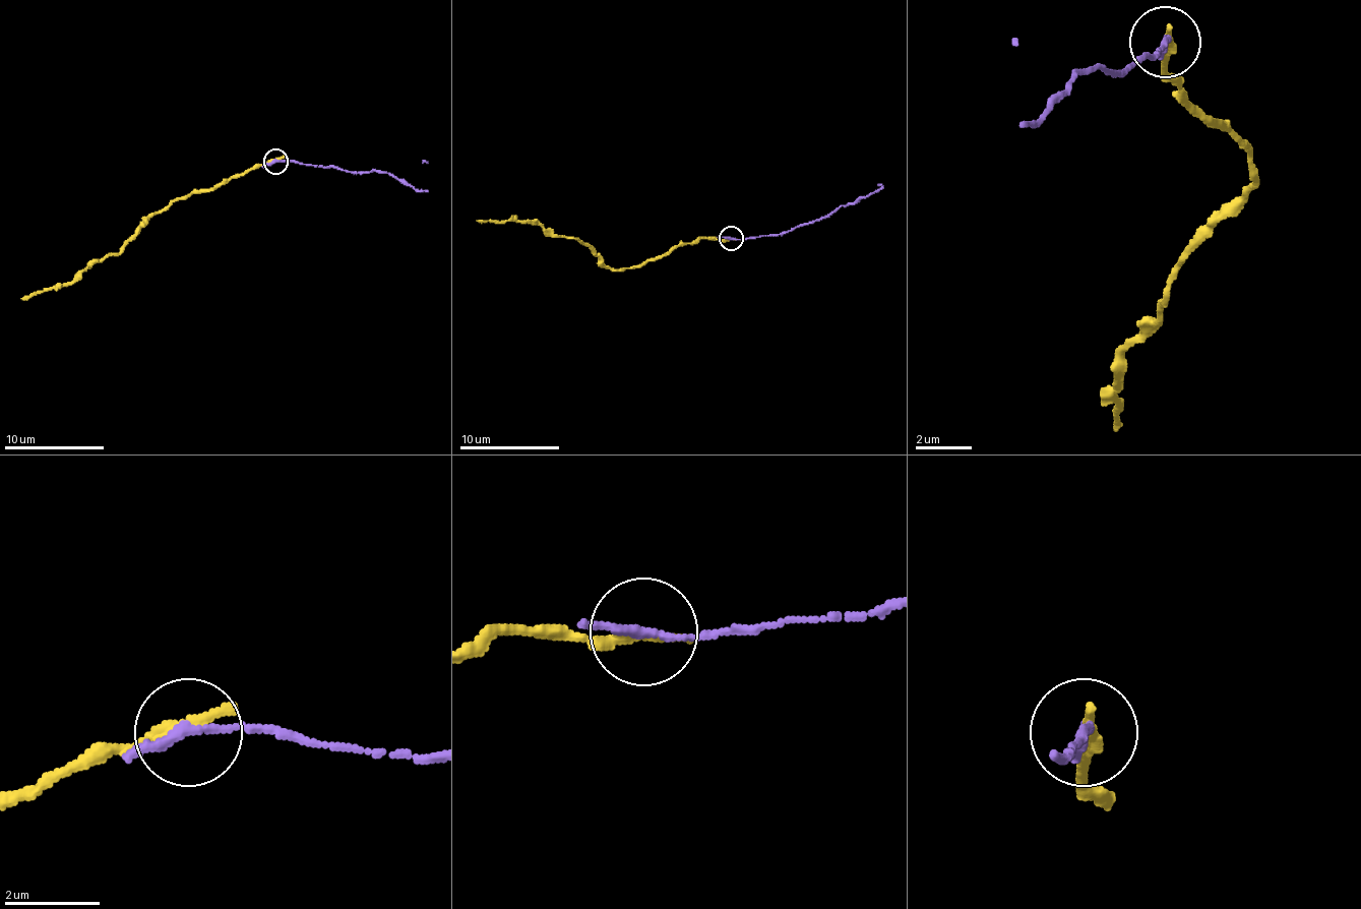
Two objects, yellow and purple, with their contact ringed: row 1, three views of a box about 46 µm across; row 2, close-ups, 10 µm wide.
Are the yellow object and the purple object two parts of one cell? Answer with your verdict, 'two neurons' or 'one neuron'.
two neurons

